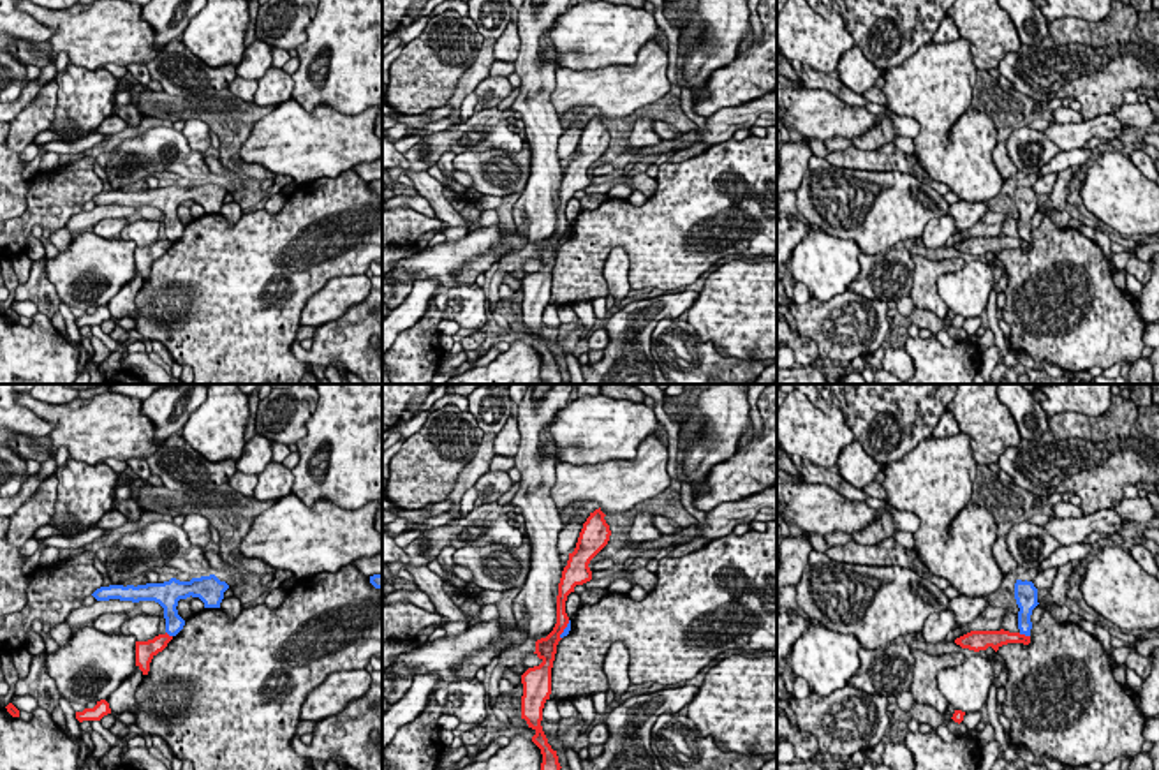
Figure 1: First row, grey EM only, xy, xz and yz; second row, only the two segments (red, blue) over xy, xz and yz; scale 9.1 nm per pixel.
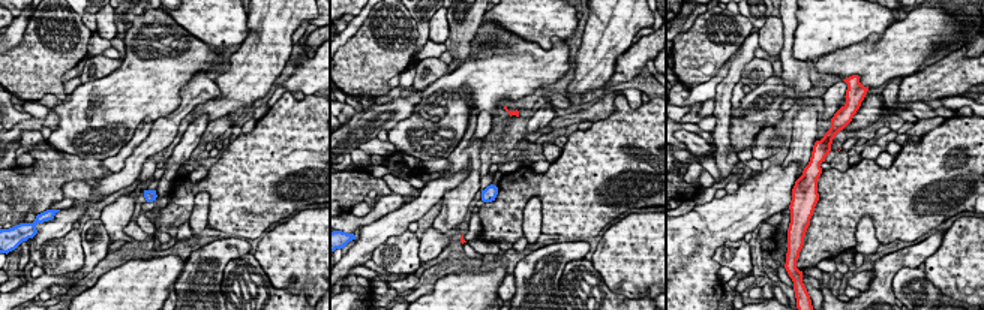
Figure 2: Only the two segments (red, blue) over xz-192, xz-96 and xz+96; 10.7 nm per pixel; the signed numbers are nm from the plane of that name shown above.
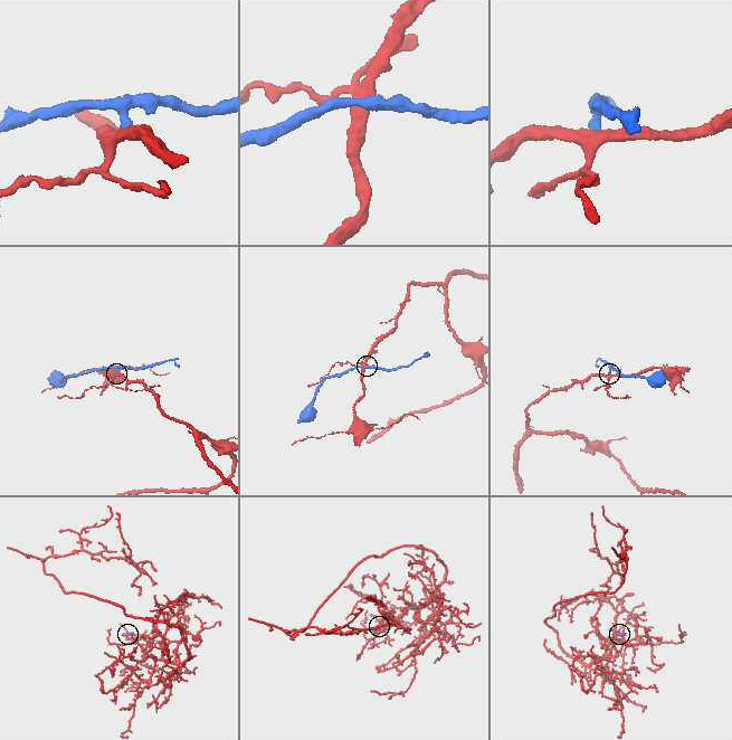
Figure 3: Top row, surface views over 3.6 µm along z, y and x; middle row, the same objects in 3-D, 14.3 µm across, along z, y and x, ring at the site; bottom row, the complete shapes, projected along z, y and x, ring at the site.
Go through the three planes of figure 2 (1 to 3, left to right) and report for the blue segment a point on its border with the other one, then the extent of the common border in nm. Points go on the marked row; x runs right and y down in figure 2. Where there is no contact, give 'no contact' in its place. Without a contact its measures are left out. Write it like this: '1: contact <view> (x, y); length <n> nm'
1: no contact
2: no contact
3: no contact

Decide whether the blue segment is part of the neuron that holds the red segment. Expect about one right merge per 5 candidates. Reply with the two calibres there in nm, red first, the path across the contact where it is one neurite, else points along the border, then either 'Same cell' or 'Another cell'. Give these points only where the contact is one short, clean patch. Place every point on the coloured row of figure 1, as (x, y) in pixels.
Thickness 160 nm (red) against 130 nm. Boundary: yz (1018, 633), (1029, 636). Another cell

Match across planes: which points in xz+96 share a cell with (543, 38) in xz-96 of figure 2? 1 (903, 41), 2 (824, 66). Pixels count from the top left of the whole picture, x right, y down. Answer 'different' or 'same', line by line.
1: different
2: different

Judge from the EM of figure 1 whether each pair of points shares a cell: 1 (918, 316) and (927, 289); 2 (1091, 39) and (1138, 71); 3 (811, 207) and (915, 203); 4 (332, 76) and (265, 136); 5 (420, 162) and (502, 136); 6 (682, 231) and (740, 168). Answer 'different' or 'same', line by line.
1: different
2: same
3: same
4: different
5: same
6: same

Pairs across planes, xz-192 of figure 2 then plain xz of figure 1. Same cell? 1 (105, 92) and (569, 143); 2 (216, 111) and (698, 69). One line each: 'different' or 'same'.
1: different
2: same

